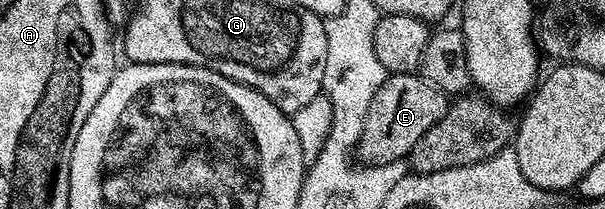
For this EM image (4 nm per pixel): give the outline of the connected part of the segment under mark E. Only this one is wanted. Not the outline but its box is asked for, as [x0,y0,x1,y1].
[358,74,448,167]

